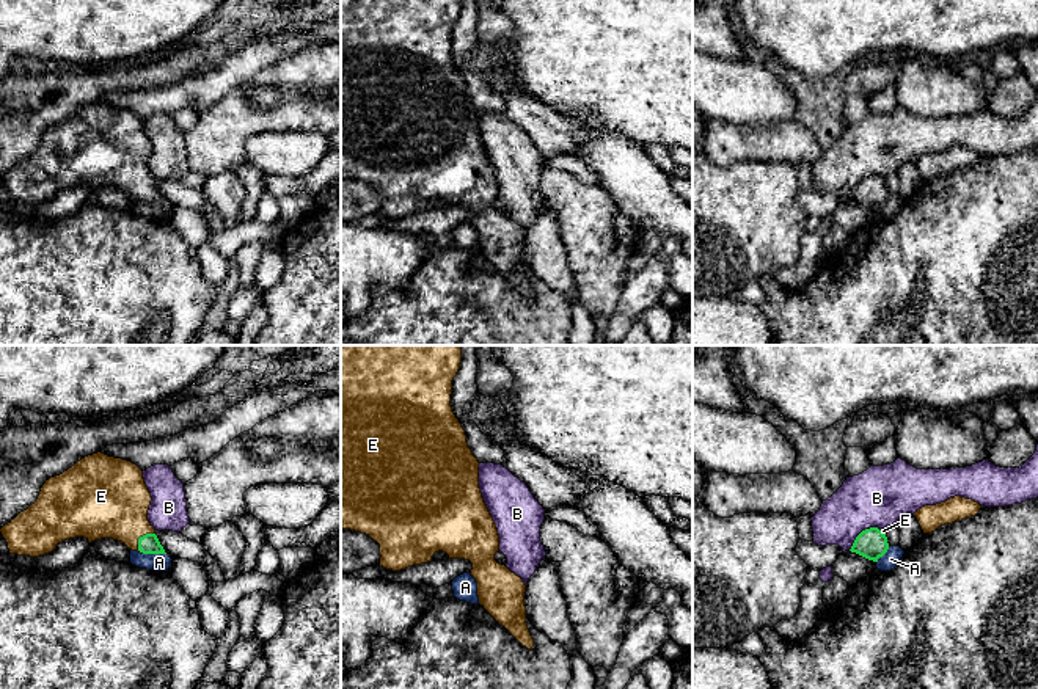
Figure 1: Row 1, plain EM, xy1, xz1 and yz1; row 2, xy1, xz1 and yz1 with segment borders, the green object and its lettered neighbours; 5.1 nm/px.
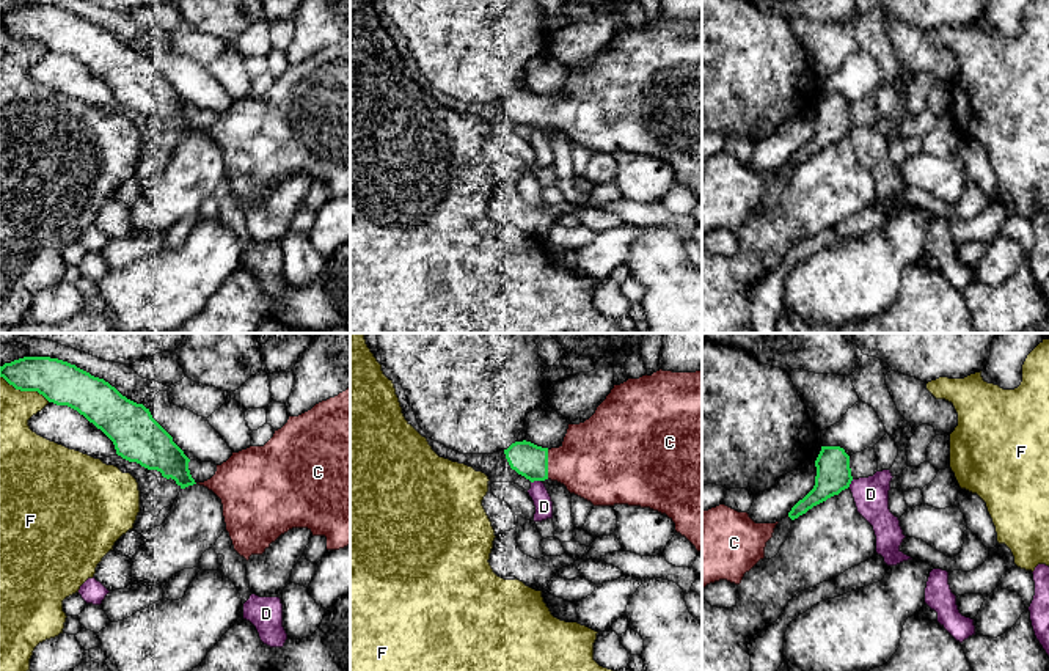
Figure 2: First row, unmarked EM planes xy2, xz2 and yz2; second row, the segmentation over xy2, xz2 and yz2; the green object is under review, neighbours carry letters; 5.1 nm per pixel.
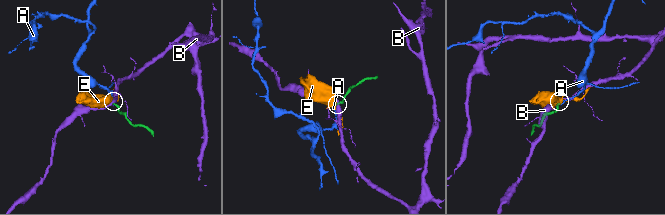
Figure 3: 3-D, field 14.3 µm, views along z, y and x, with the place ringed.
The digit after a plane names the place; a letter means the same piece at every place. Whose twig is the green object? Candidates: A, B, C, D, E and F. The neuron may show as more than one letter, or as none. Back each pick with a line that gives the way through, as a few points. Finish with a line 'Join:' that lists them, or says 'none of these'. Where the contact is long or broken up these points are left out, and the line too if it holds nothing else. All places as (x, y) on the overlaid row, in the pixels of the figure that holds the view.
E: Path across: xy1 (148, 543), (140, 537), (109, 499)
Join: C, E

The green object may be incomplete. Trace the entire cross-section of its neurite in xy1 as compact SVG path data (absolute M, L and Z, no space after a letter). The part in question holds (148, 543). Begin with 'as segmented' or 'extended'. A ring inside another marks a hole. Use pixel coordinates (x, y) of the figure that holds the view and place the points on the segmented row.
extended; M97 452L46 480L36 502L5 524L0 532L9 554L17 556L39 557L52 552L58 543L75 537L85 537L90 543L113 538L132 551L166 554L148 521L151 501L143 471L137 465Z

